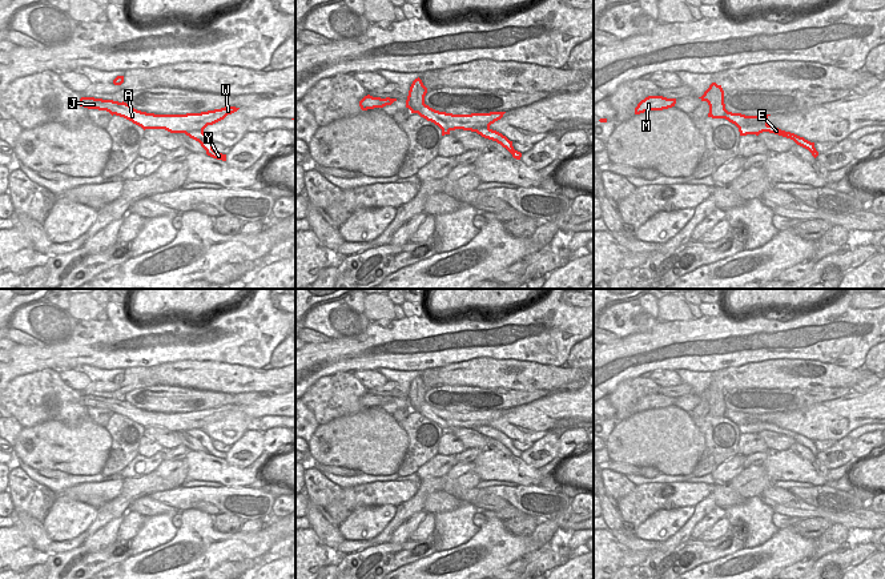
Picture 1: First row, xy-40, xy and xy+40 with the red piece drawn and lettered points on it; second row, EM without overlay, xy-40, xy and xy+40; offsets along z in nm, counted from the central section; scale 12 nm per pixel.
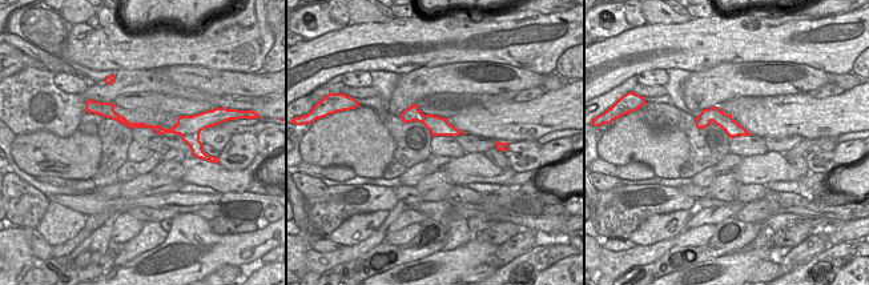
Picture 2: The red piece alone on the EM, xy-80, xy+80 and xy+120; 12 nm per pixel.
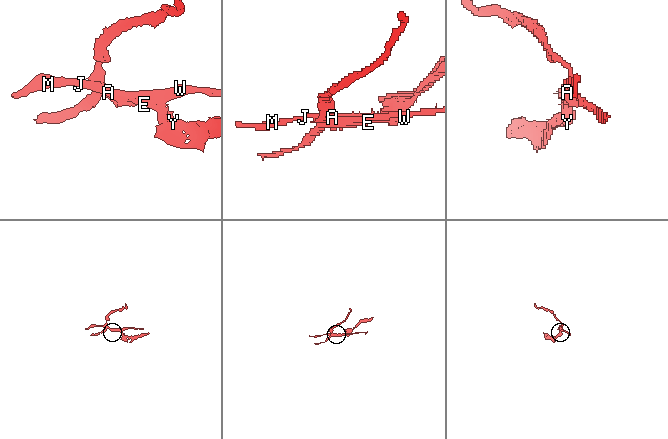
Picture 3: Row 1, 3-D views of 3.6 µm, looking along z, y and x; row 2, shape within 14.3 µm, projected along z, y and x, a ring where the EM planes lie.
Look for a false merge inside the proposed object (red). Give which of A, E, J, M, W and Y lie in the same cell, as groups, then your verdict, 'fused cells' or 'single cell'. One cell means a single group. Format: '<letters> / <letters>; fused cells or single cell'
A J M W / E Y; fused cells

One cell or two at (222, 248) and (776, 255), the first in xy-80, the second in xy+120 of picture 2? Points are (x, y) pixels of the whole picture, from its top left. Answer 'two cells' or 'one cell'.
one cell

